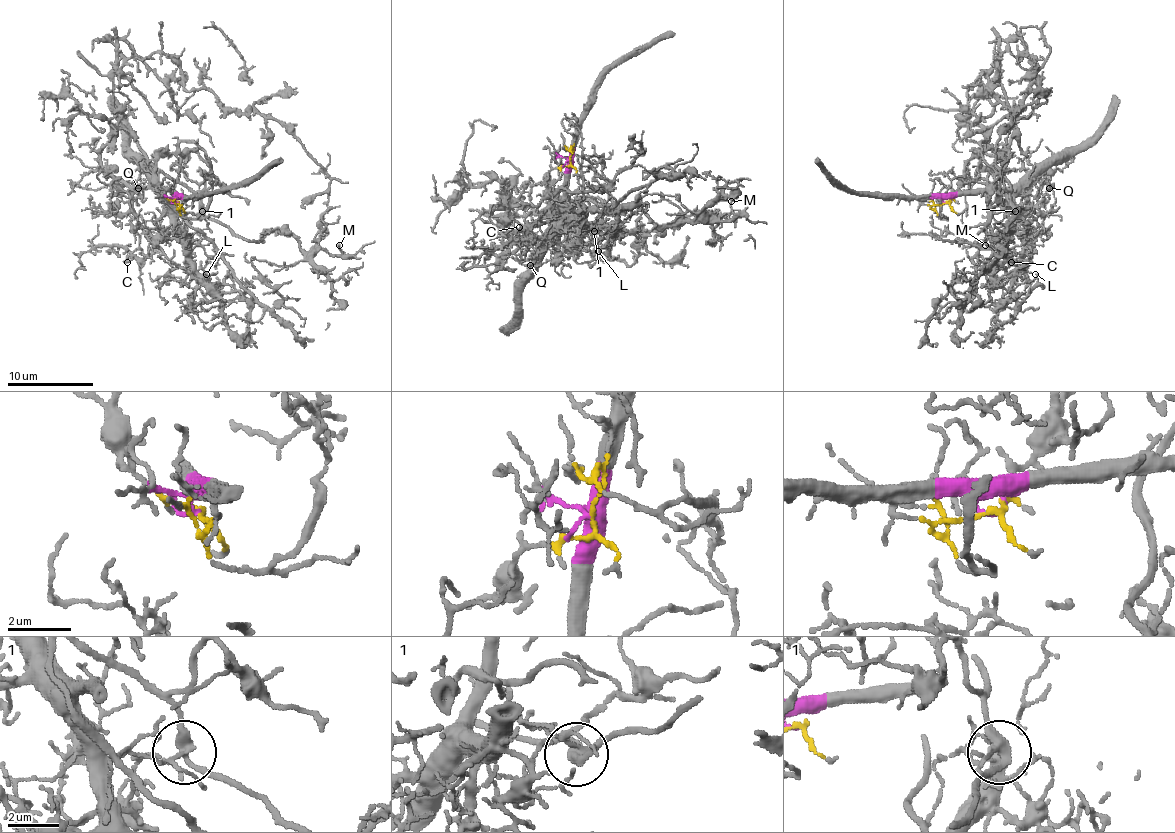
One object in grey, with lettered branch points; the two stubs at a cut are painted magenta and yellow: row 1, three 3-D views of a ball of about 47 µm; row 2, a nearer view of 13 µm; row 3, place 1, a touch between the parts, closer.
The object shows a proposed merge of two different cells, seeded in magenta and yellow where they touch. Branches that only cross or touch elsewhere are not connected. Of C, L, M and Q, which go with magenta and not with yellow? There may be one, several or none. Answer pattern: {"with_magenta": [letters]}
{"with_magenta": ["C", "L", "Q"]}

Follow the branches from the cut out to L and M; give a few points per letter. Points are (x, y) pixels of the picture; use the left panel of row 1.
L: (177, 204), (166, 193), (171, 225), (183, 242), (192, 272), (211, 287), (215, 298), (215, 287), (207, 274)
M: (177, 204), (198, 216), (211, 176), (222, 184), (211, 174), (203, 212), (245, 240), (340, 244)

